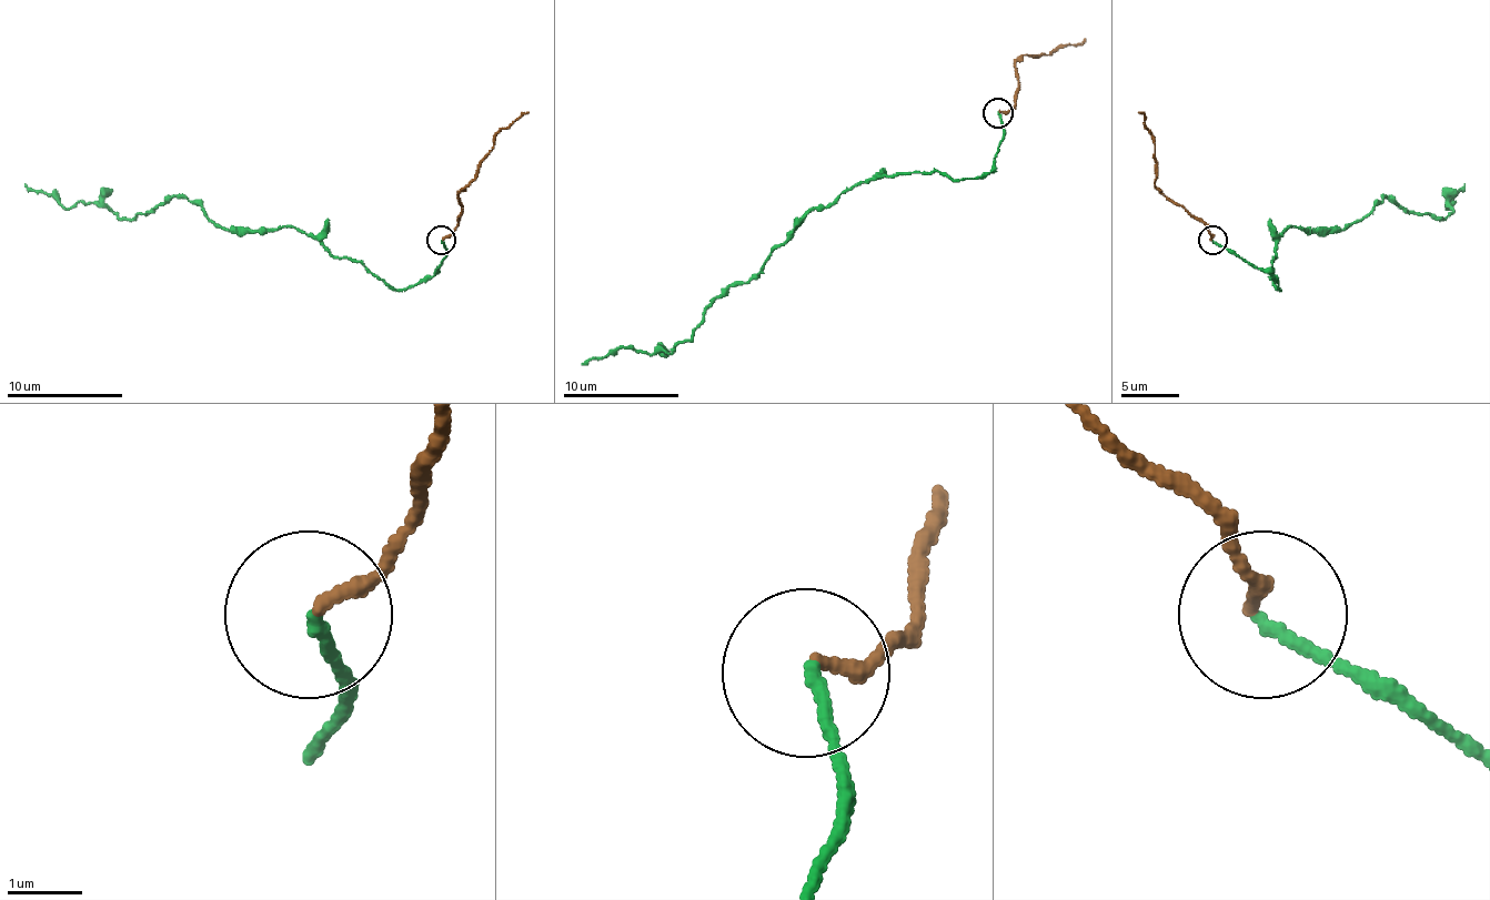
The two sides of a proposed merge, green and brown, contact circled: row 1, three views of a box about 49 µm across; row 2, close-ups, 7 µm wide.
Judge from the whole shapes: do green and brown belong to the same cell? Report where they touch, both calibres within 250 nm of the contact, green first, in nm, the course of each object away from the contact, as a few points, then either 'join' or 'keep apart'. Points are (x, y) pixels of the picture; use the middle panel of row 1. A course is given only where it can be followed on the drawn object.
(998, 113) | 150/190 nm | green via (997, 113), (1003, 137), (979, 178), (909, 172), (846, 189), (730, 285), (688, 341), (581, 364) | brown via (1000, 111), (1015, 104), (1015, 64), (1023, 56), (1049, 56), (1084, 38) | join

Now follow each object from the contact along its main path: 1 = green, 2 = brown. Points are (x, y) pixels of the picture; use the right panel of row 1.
1: (1214, 240), (1280, 289), (1271, 263), (1289, 228), (1341, 231), (1385, 195), (1443, 219), (1463, 184)
2: (1210, 240), (1205, 224), (1155, 184), (1155, 138), (1138, 111)

